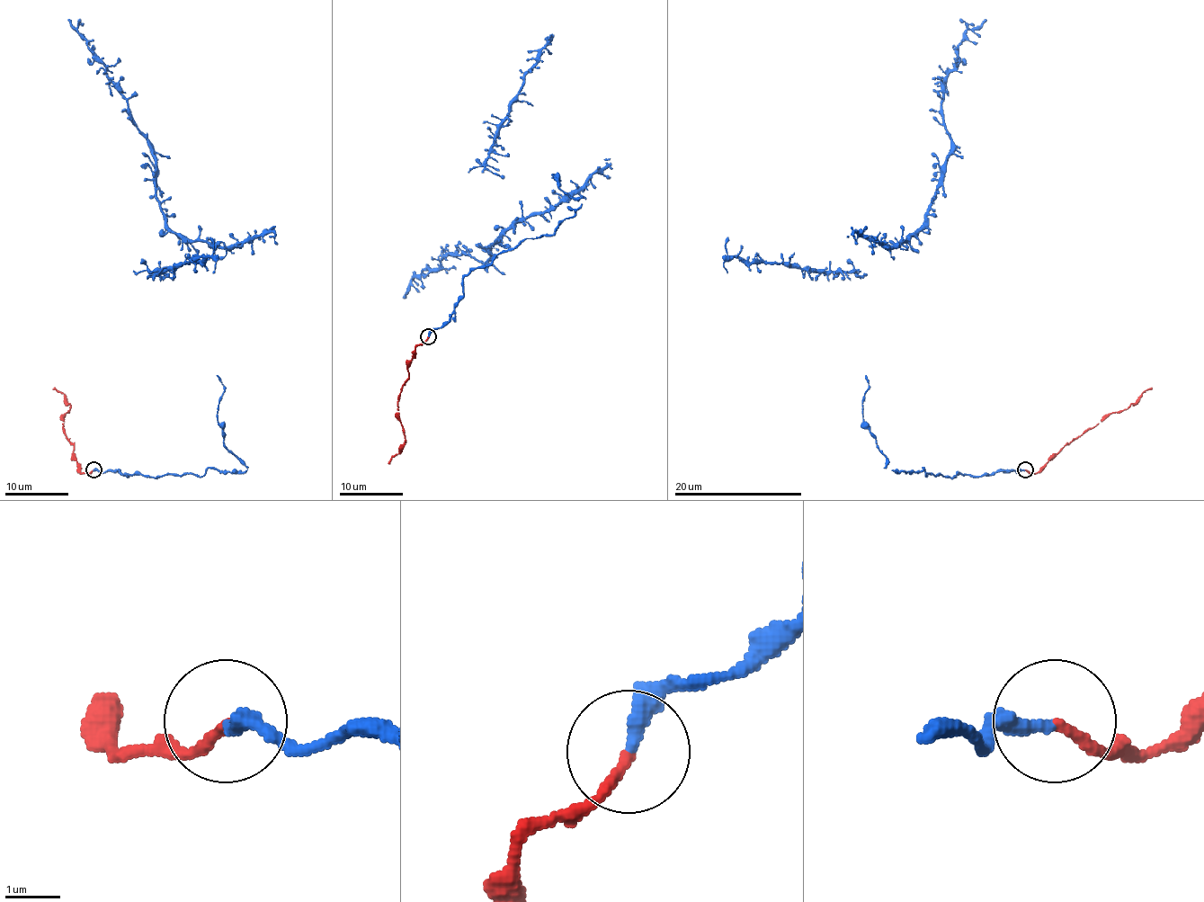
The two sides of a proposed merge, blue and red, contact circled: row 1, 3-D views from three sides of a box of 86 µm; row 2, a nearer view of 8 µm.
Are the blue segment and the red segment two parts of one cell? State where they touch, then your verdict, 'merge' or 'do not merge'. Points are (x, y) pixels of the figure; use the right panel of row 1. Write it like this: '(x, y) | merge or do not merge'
(1025, 469) | merge

